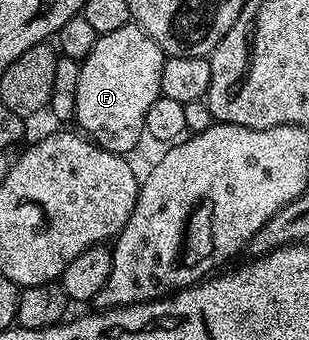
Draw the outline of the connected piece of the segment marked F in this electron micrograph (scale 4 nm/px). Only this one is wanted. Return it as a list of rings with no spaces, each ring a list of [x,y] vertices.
[[[134,24],[117,28],[117,32],[100,34],[93,44],[89,56],[79,62],[79,79],[77,80],[77,96],[75,97],[74,121],[79,122],[78,129],[95,145],[105,148],[114,154],[130,155],[130,150],[144,137],[145,112],[149,112],[149,104],[160,98],[161,68],[165,61],[163,50],[144,30]]]

